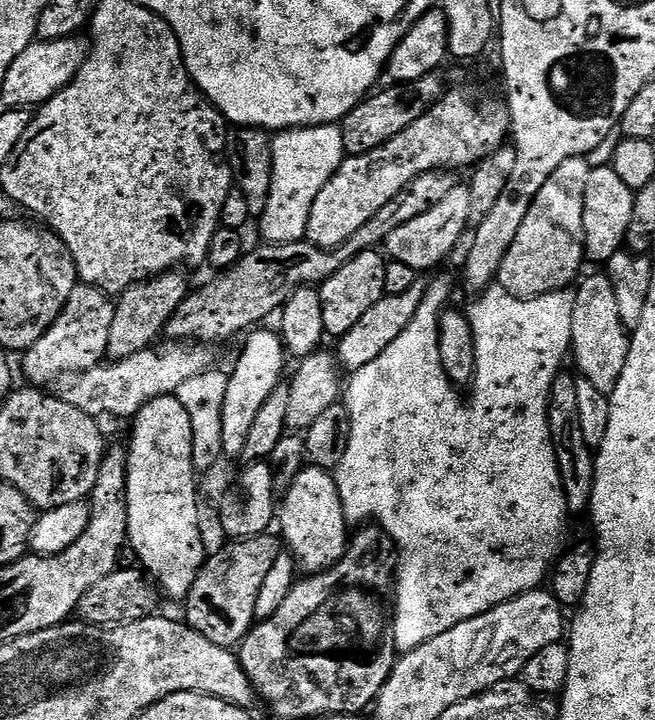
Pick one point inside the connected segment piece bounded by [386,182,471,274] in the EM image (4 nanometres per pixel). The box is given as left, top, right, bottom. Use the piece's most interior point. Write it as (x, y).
(424, 242)

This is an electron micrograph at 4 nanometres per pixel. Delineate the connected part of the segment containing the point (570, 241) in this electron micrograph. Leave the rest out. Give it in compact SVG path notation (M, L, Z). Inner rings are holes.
M575 156L562 162L562 166L558 166L554 174L550 174L542 190L538 190L532 205L526 210L526 216L522 218L522 224L518 226L518 232L502 258L498 273L499 287L505 288L511 296L532 300L548 292L559 292L567 289L568 283L581 275L580 263L585 263L586 260L584 191L590 171L588 162L583 156Z

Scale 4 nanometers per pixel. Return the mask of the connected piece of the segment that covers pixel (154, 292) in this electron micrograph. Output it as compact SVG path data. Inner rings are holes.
M173 270L160 276L133 284L119 295L115 303L106 356L109 361L116 361L142 350L149 349L158 339L158 334L168 325L168 320L176 312L190 291L190 285L182 274L183 271Z

